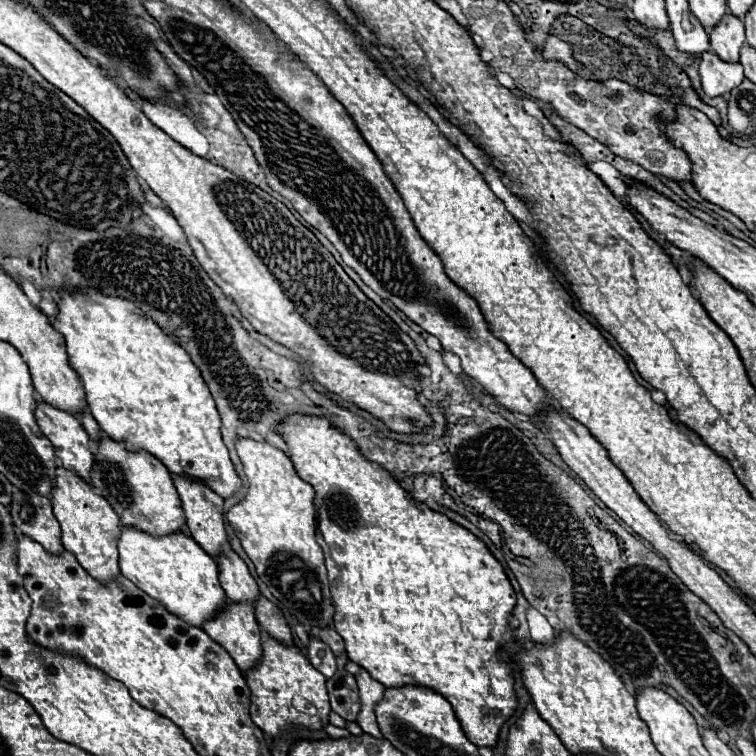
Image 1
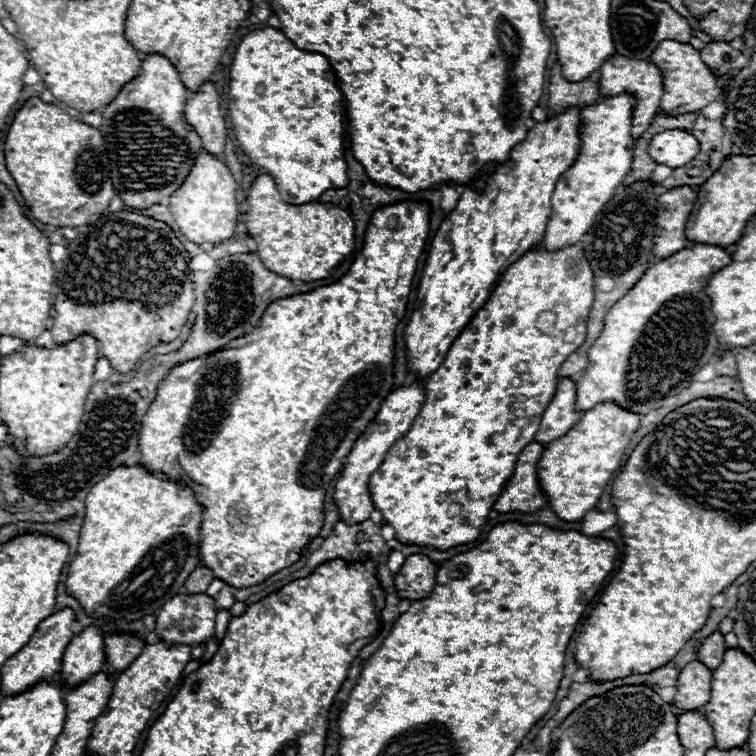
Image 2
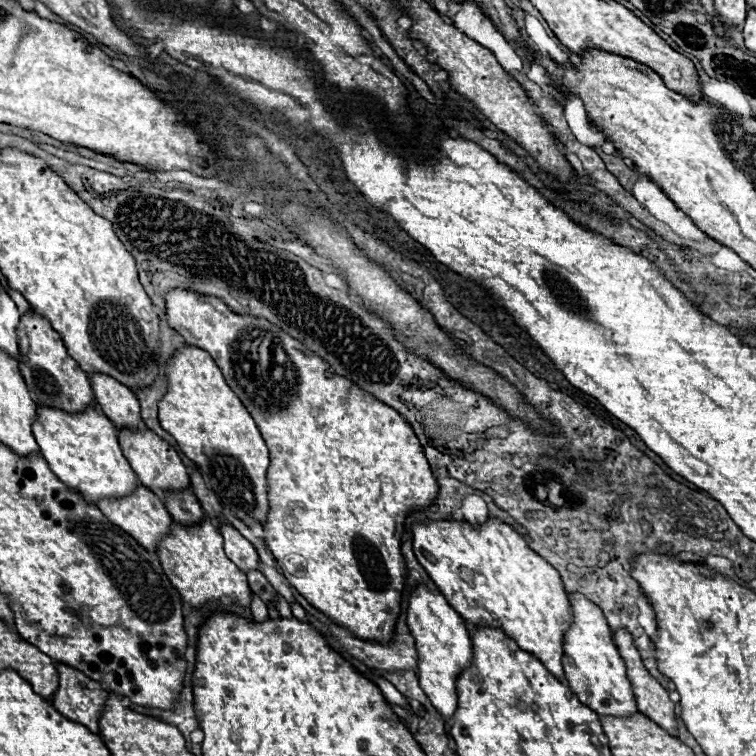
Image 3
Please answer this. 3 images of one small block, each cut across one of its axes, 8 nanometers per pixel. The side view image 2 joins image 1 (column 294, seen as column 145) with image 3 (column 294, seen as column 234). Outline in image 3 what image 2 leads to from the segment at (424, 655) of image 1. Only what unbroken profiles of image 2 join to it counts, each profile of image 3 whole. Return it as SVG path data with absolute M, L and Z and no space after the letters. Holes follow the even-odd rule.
M172 290L168 298L164 298L166 310L168 310L168 324L184 336L186 344L198 346L216 360L218 368L222 370L228 386L238 394L242 404L248 408L252 414L268 450L270 450L270 466L266 472L266 482L268 482L268 500L270 500L270 510L264 522L264 542L272 556L276 556L278 566L282 568L284 578L294 586L316 610L324 612L328 618L332 618L338 626L344 626L352 630L358 638L362 640L374 640L374 642L390 642L394 634L394 624L396 616L400 614L400 598L402 598L402 588L406 580L406 568L404 568L404 558L400 554L400 538L404 534L404 528L398 528L404 524L404 518L408 516L410 510L414 508L424 508L430 506L436 498L438 484L436 478L430 472L430 466L426 462L424 450L412 430L412 426L388 404L380 402L378 398L372 398L372 394L364 394L360 386L354 382L348 382L348 378L338 376L334 372L328 372L330 366L320 360L312 350L308 350L302 342L296 342L292 336L284 334L278 326L272 326L272 322L264 322L264 318L252 318L244 314L232 312L220 298L208 296L208 294L192 294L192 290Z

